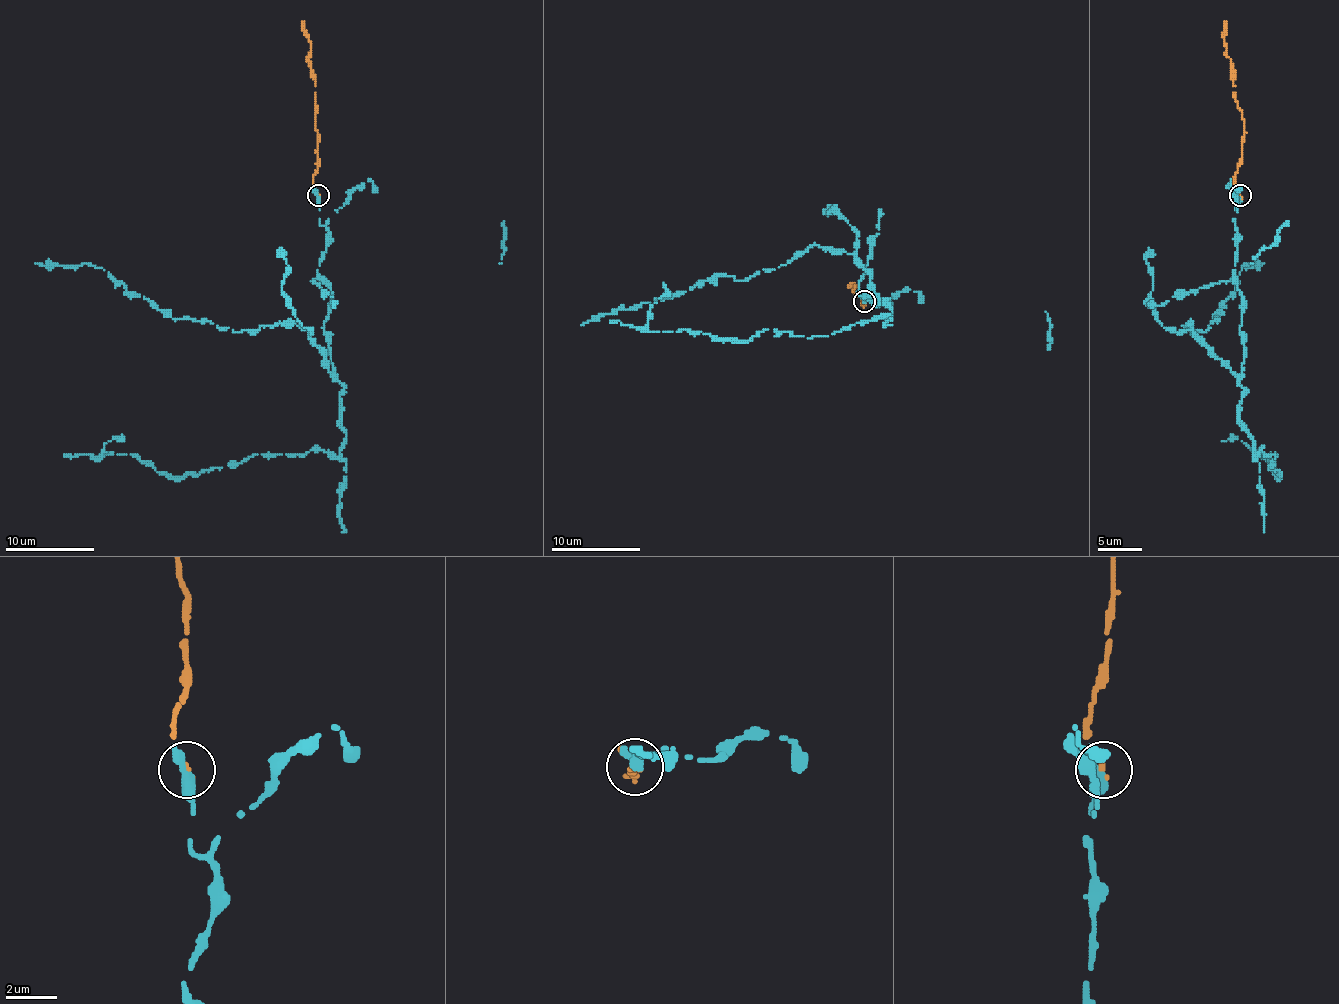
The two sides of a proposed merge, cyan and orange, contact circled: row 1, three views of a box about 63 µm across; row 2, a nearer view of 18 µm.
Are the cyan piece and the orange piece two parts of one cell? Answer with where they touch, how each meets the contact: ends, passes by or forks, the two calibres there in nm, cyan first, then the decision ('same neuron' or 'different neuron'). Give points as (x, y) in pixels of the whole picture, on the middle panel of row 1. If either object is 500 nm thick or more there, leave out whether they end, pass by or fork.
at (864, 301); cyan passes by; orange ends there; 360 nm thick on the cyan side, 200 nm on the other; same neuron

